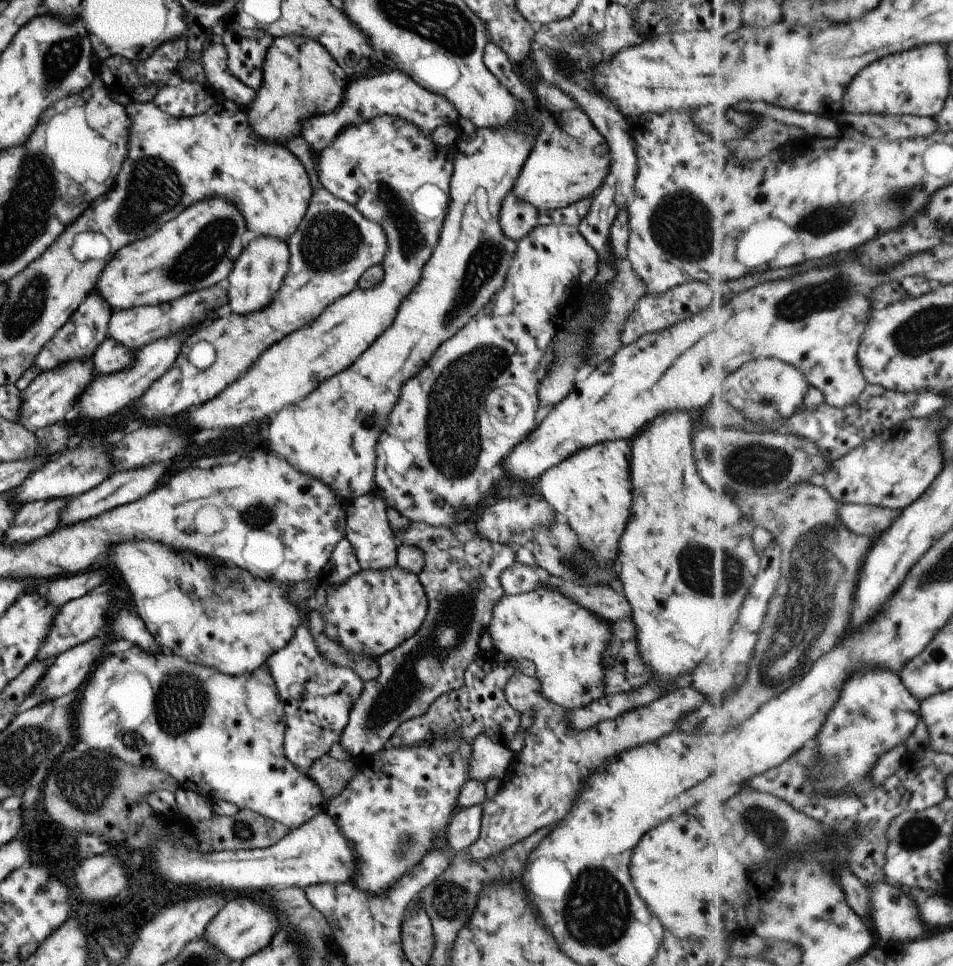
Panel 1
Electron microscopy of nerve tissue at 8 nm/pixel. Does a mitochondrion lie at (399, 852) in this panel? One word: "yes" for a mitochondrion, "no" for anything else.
yes

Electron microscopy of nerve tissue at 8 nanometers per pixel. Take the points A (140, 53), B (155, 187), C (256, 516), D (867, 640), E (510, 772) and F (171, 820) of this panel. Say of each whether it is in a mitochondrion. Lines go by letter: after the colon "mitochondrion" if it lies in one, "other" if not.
A: other
B: mitochondrion
C: mitochondrion
D: other
E: other
F: other

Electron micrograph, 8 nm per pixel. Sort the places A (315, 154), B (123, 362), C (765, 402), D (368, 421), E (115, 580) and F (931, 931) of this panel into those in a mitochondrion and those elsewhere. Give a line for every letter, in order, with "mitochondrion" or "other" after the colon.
A: other
B: other
C: mitochondrion
D: mitochondrion
E: other
F: other

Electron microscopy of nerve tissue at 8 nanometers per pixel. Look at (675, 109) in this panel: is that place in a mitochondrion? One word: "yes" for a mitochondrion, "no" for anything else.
no

